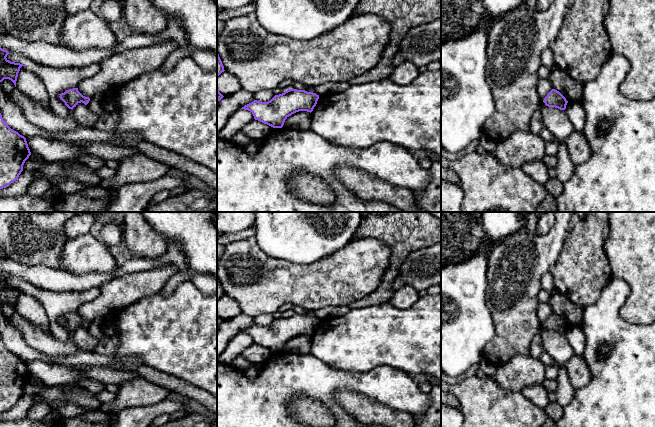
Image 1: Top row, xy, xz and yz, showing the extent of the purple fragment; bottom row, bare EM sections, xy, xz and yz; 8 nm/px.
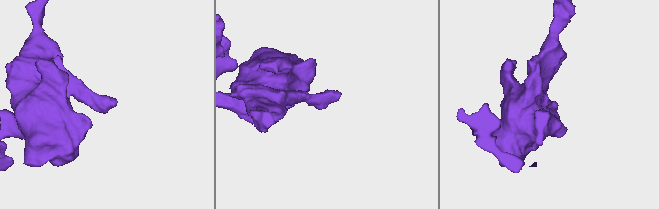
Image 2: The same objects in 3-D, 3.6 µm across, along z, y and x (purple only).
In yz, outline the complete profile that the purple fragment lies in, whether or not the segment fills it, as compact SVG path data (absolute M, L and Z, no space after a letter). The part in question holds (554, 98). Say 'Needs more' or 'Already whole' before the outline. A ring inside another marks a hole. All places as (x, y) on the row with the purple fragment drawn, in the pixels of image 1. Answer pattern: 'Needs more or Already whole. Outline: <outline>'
Already whole. Outline: M552 89L547 96L544 98L543 102L548 107L555 107L560 110L565 110L568 101L566 98L557 90Z

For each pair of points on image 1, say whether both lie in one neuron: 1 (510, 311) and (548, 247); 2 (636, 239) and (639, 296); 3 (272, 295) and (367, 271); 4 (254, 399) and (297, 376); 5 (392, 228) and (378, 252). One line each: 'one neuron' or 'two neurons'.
1: one neuron
2: one neuron
3: one neuron
4: one neuron
5: two neurons

